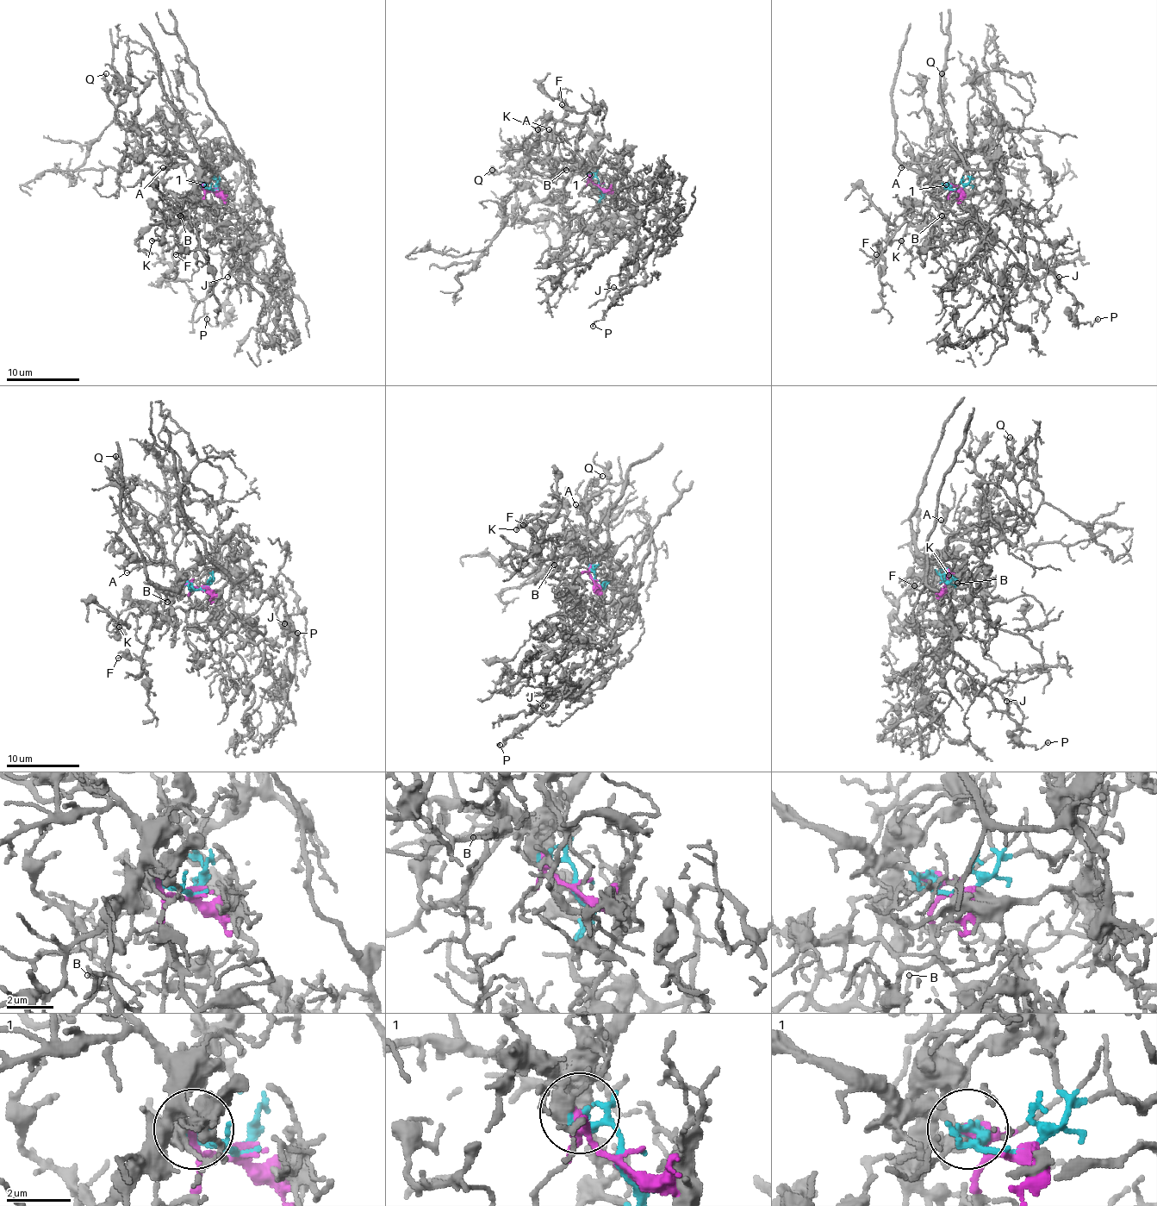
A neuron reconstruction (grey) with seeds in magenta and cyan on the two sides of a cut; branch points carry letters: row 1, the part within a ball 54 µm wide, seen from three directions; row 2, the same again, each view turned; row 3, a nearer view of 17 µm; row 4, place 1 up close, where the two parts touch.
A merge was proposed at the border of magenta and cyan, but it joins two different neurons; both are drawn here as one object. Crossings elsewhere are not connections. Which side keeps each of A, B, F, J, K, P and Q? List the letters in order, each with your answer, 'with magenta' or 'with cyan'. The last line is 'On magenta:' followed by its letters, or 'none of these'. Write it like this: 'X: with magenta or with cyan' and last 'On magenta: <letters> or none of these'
A: with magenta
B: with magenta
F: with magenta
J: with cyan
K: with magenta
P: with cyan
Q: with magenta
On magenta: A, B, F, K, Q

